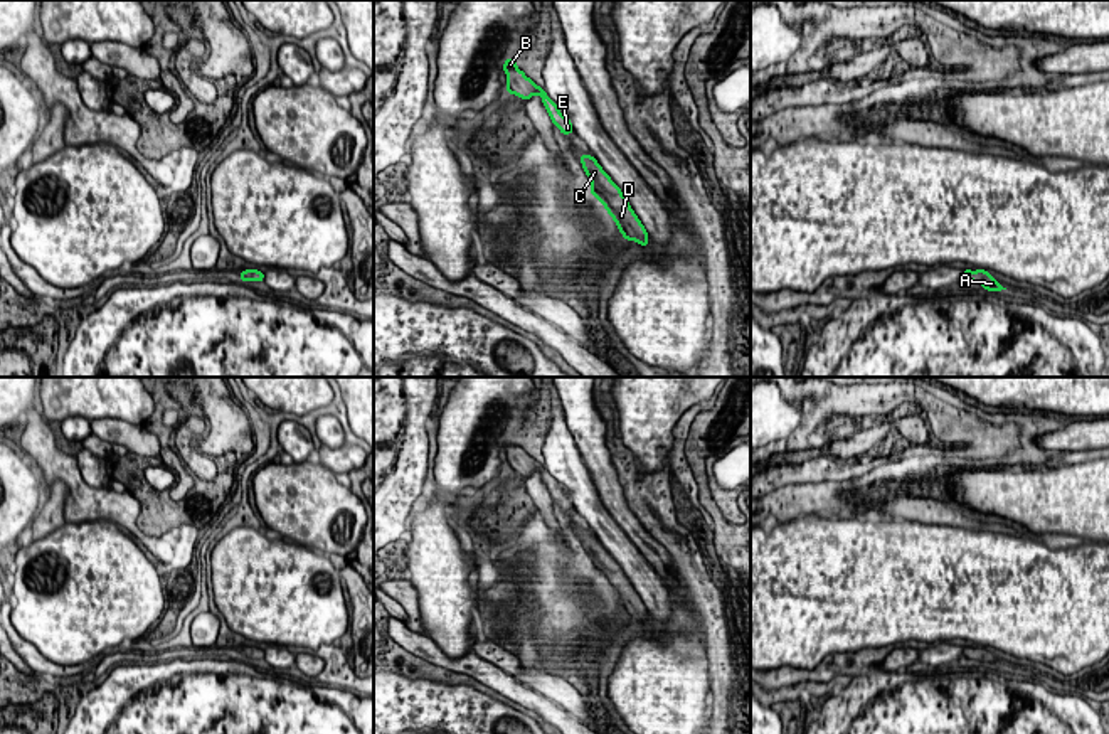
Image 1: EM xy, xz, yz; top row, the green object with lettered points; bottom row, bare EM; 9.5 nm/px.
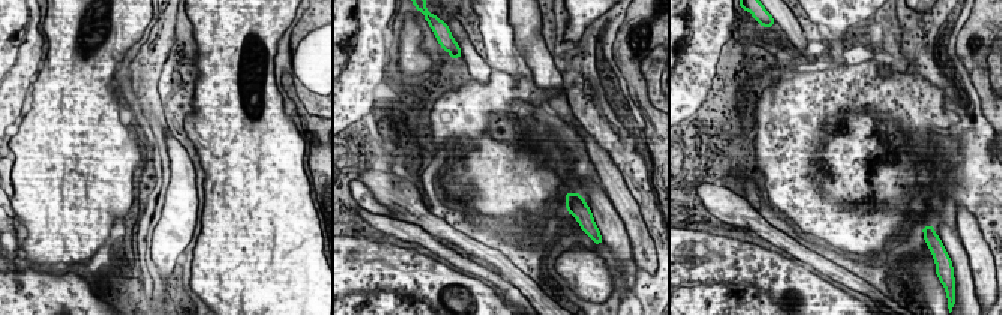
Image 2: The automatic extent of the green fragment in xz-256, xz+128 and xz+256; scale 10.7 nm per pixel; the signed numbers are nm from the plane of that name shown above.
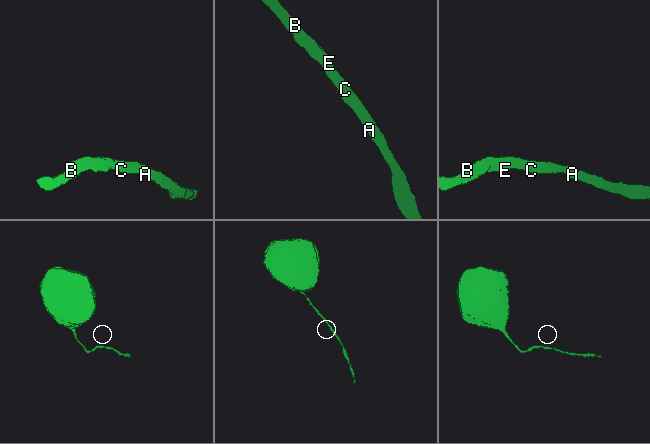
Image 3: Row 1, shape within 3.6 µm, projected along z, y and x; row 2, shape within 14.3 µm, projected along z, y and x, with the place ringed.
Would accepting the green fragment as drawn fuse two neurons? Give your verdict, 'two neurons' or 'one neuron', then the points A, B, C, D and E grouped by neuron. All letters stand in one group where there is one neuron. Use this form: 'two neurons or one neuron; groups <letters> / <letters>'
one neuron; groups A B C D E

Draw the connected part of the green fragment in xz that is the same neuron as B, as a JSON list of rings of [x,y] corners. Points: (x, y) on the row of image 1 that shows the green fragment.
[[[507,59],[503,64],[507,74],[507,93],[522,98],[523,101],[539,94],[550,116],[550,121],[560,130],[562,135],[570,135],[574,131],[572,123],[565,118],[559,106],[547,96],[544,88],[537,86],[523,71],[518,69],[515,59]]]

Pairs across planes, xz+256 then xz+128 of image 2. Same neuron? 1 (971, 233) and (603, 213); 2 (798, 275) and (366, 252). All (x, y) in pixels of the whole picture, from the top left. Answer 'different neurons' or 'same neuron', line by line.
1: different neurons
2: same neuron

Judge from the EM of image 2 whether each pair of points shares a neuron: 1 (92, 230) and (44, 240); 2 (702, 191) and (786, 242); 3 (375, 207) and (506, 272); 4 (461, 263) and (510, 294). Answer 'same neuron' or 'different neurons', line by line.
1: same neuron
2: same neuron
3: different neurons
4: same neuron

